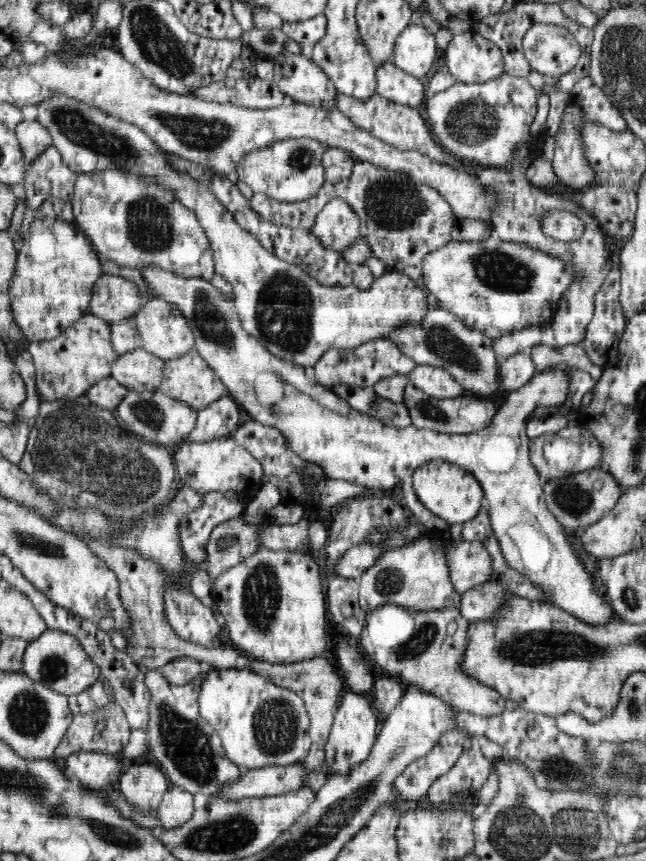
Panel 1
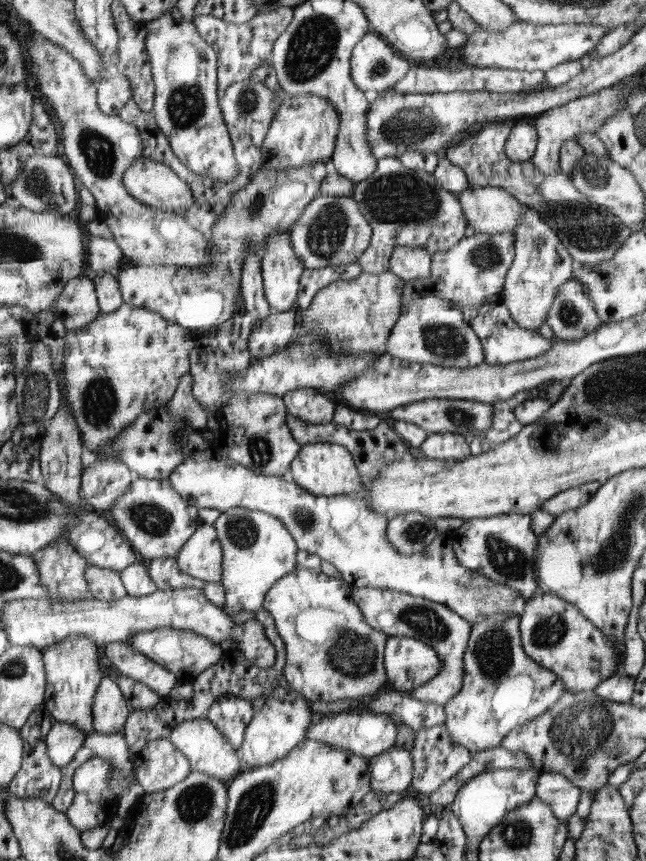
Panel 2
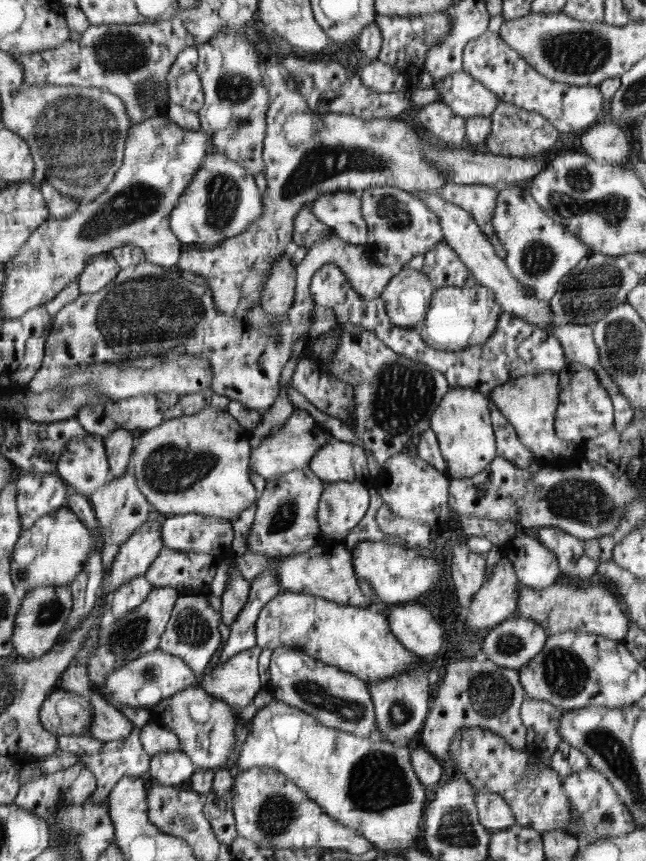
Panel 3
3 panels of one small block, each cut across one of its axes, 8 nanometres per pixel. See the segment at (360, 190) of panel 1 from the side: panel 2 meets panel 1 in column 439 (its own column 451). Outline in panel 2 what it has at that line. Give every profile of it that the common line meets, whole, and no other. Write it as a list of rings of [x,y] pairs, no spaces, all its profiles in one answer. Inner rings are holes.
[[[398,157],[380,159],[378,169],[369,179],[353,186],[352,197],[360,205],[361,212],[368,218],[369,224],[373,227],[372,242],[365,254],[356,263],[360,270],[367,274],[382,274],[390,271],[390,256],[400,246],[412,246],[412,248],[424,248],[430,255],[436,252],[450,250],[468,233],[468,219],[462,211],[462,204],[459,196],[450,193],[448,189],[438,184],[434,174],[424,170],[405,168]]]

